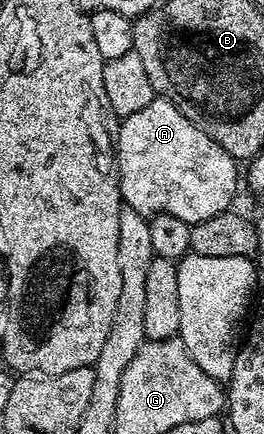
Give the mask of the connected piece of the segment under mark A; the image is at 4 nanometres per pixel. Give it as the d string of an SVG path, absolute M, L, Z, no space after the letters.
M153 97L146 109L123 116L120 132L114 135L116 166L120 176L120 193L123 202L145 217L157 213L173 215L188 224L201 223L206 217L229 210L236 195L237 160L228 155L204 132L196 127L169 99Z

